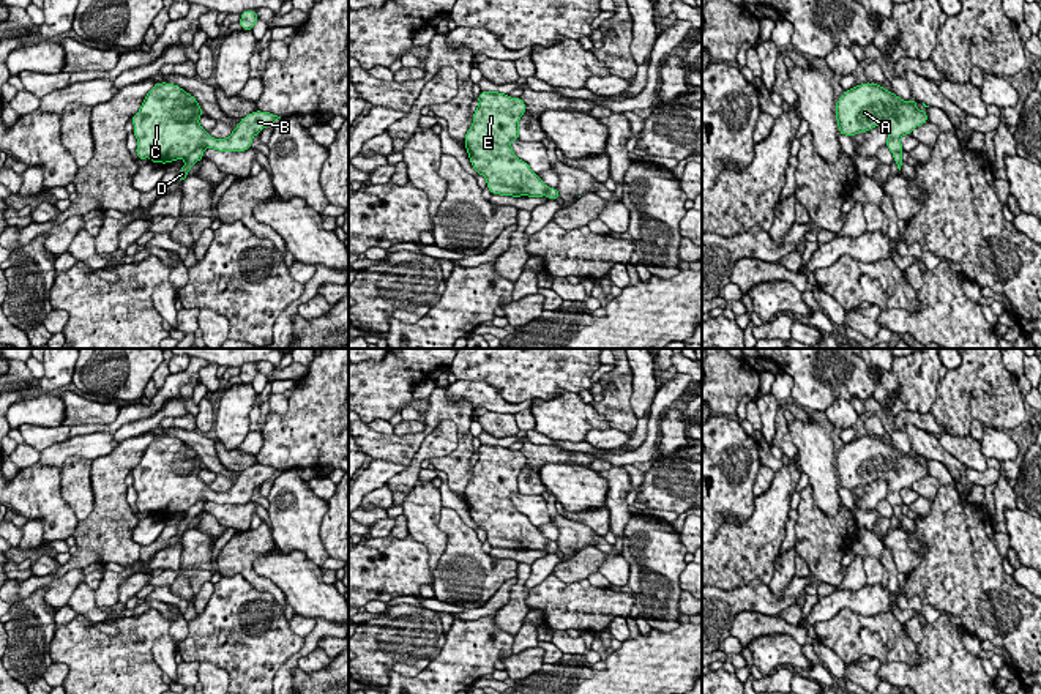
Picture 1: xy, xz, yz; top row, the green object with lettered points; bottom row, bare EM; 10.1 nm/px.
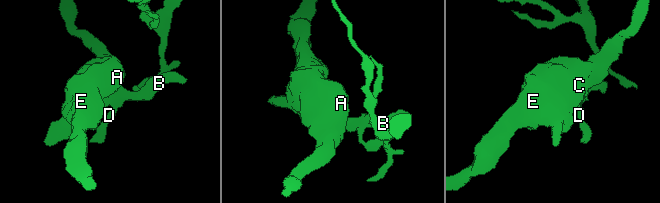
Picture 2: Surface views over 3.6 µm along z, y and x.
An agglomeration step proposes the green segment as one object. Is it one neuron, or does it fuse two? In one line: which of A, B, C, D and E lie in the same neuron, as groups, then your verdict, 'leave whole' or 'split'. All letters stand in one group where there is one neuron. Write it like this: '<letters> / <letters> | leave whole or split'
A B C E / D | split

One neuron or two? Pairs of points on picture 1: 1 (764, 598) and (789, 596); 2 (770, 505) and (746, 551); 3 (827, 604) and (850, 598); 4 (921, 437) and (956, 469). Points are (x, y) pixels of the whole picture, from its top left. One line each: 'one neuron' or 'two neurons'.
1: one neuron
2: one neuron
3: one neuron
4: one neuron

